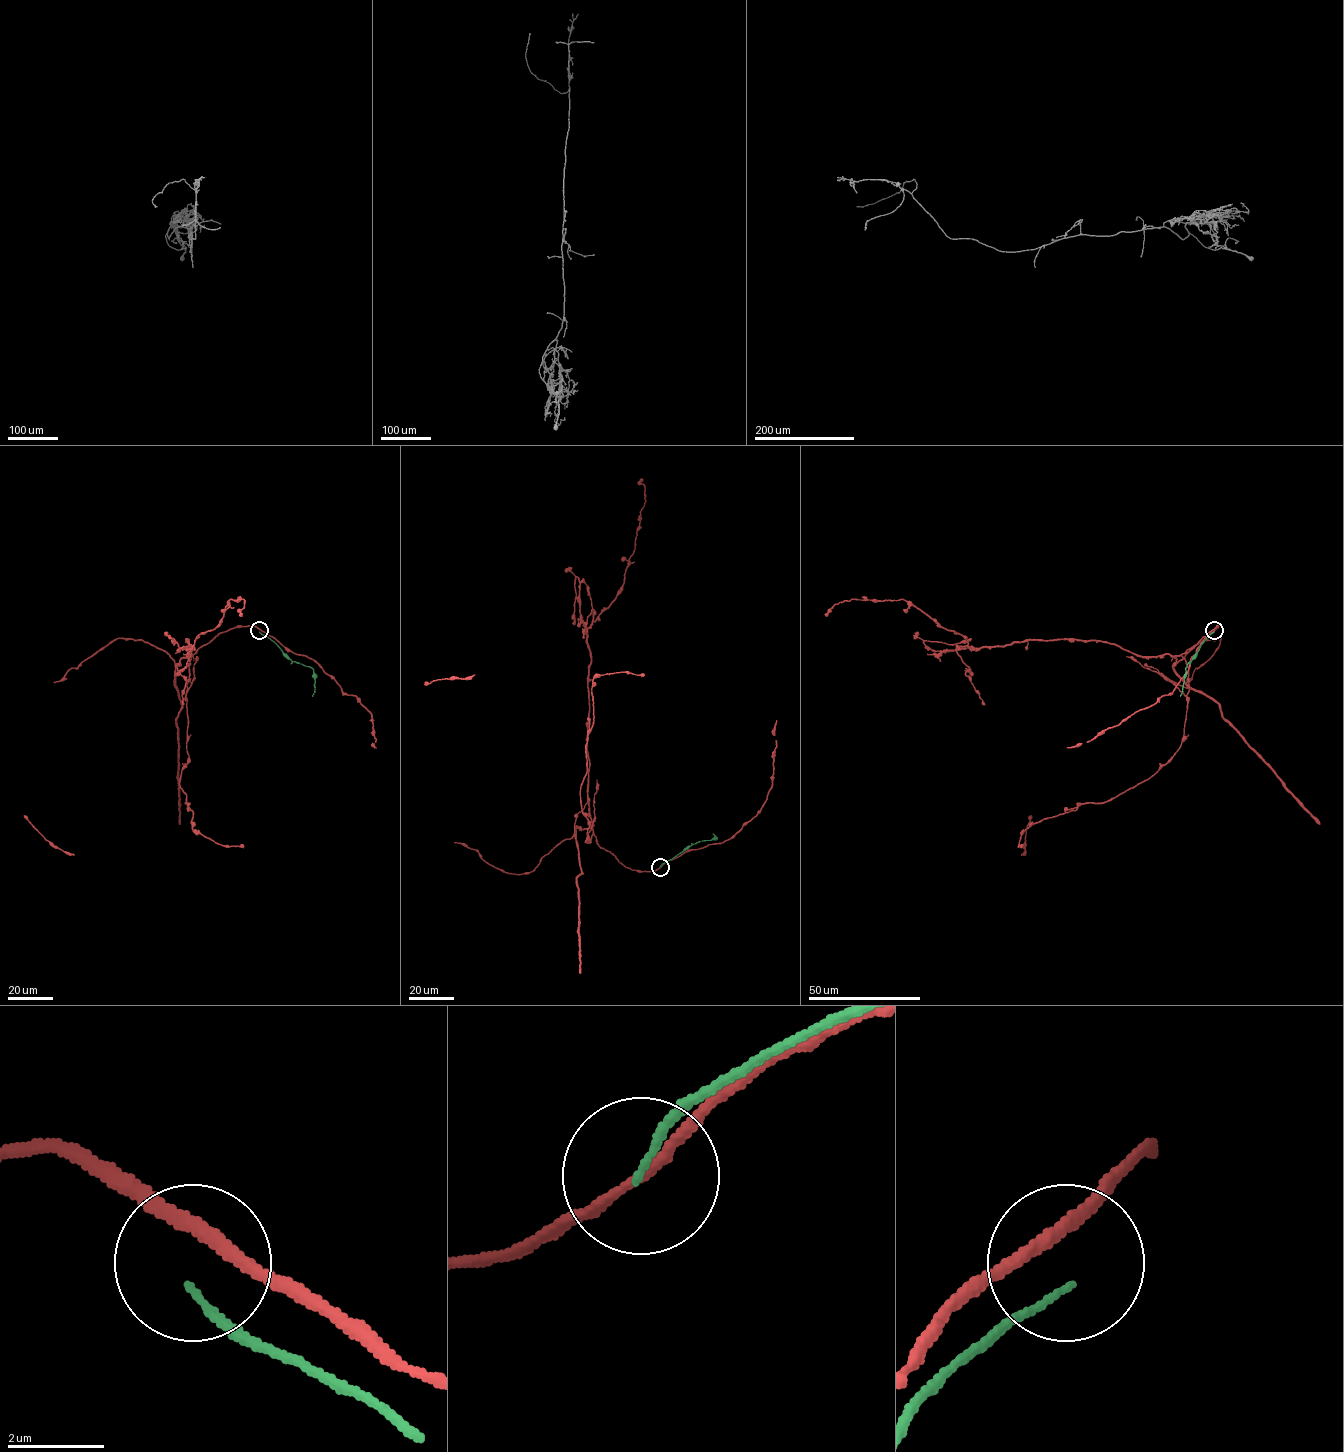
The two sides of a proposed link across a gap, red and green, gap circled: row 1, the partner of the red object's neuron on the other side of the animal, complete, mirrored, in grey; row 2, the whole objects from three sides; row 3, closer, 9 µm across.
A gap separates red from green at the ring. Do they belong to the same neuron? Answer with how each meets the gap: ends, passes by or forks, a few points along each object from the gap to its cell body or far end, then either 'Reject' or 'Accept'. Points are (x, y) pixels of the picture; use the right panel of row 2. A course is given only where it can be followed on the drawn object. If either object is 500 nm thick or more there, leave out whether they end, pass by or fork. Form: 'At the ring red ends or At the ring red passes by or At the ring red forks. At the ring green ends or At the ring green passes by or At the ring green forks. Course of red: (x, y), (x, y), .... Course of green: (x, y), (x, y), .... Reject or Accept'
At the ring red passes by. At the ring green ends. Course of red: (1213, 629), (1181, 656), (1189, 691), (1174, 756), (1110, 800), (1033, 823), (1021, 855), (1031, 815). Course of green: (1213, 631), (1187, 665), (1180, 696). Reject

